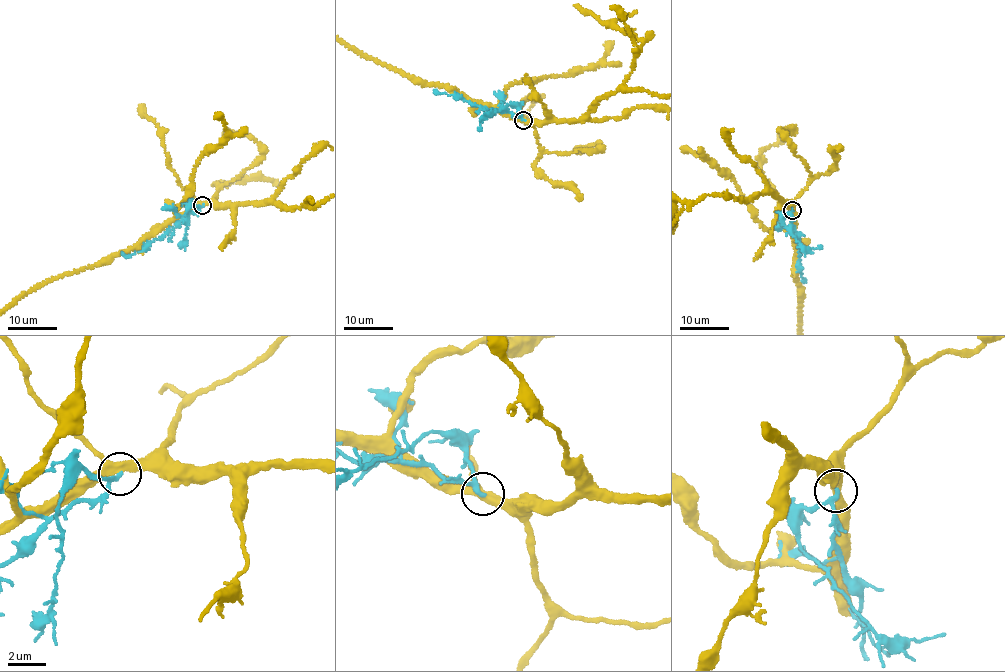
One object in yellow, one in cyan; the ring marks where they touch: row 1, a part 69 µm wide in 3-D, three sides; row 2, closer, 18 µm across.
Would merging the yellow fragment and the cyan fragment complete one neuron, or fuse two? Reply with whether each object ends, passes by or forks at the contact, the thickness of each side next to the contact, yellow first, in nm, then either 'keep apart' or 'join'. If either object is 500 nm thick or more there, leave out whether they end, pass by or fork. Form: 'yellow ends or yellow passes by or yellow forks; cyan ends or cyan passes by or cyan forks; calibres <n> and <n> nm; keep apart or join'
yellow forks; cyan passes by; calibres 400 and 180 nm; keep apart

